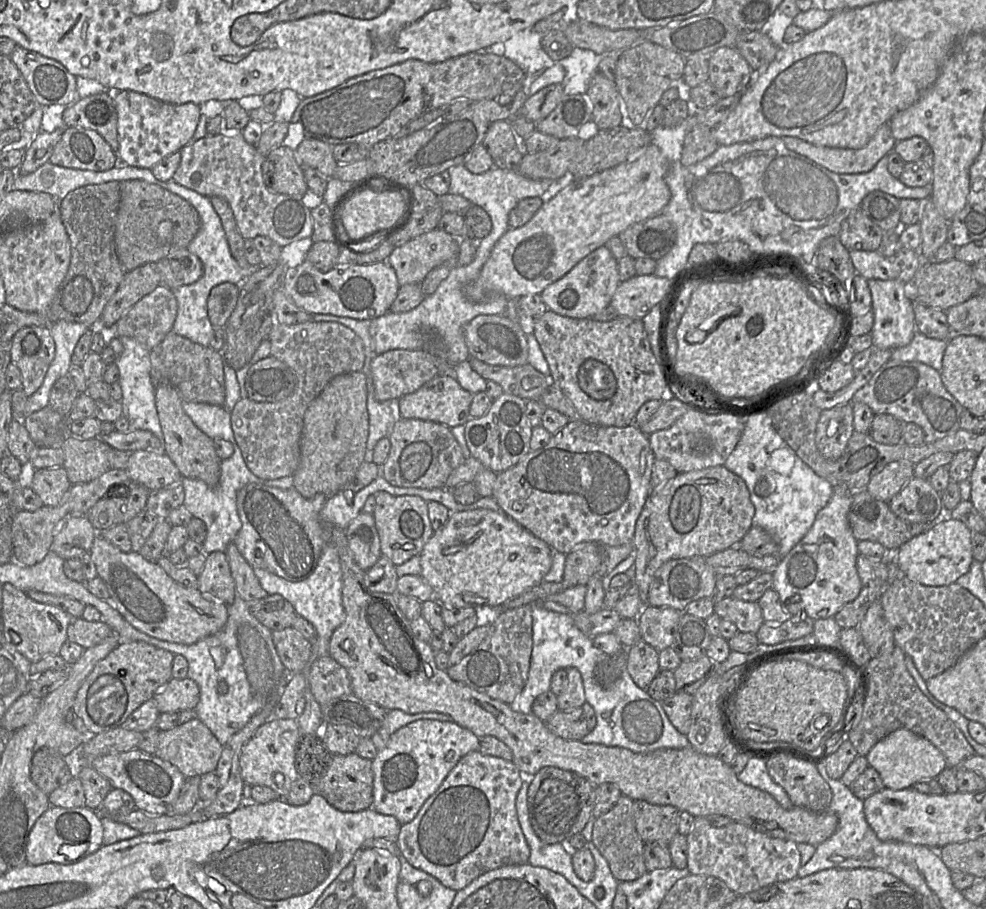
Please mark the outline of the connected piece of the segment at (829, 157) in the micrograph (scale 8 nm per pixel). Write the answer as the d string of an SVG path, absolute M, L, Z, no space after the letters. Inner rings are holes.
M888 122L882 124L868 143L860 149L817 146L790 136L784 136L781 139L788 149L838 174L871 171L882 157L893 151L896 143Z

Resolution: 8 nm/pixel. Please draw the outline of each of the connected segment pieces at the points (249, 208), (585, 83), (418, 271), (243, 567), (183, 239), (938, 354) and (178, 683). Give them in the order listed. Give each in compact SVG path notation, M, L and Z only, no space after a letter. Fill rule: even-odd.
M242 133L206 135L195 142L189 142L180 150L180 154L180 164L172 180L208 198L217 196L225 199L245 240L264 236L280 247L285 247L311 237L313 223L309 189L303 198L270 191L264 183L262 172L266 156L260 154L254 145L247 143Z
M574 48L572 53L554 64L564 67L566 75L561 85L565 95L586 95L592 77L599 72L602 56L590 49Z
M438 228L394 248L387 259L399 285L419 283L440 265L457 266L460 239Z
M234 543L228 545L225 553L235 580L236 597L249 602L263 599L269 595L261 587L253 567L241 555Z
M143 180L120 181L114 243L117 257L126 272L147 263L157 263L170 253L186 249L200 227L197 210L179 195Z
M916 332L907 346L893 350L890 359L921 362L941 372L947 343L947 340L928 338L920 332Z
M172 678L152 699L160 713L194 710L200 700L200 688L190 678Z

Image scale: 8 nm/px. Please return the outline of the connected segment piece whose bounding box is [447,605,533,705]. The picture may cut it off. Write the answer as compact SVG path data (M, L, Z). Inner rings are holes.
M526 605L495 614L489 623L487 637L458 664L449 667L447 674L450 678L510 705L528 680L533 647L532 608Z

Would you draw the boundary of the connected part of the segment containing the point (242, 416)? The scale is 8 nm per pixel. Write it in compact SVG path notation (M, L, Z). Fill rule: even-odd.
M312 319L295 325L274 324L268 340L270 355L294 372L296 386L288 397L276 402L240 399L230 413L230 419L247 467L259 478L273 480L293 476L298 468L304 415L310 403L334 377L362 371L366 350L362 339L350 328Z

